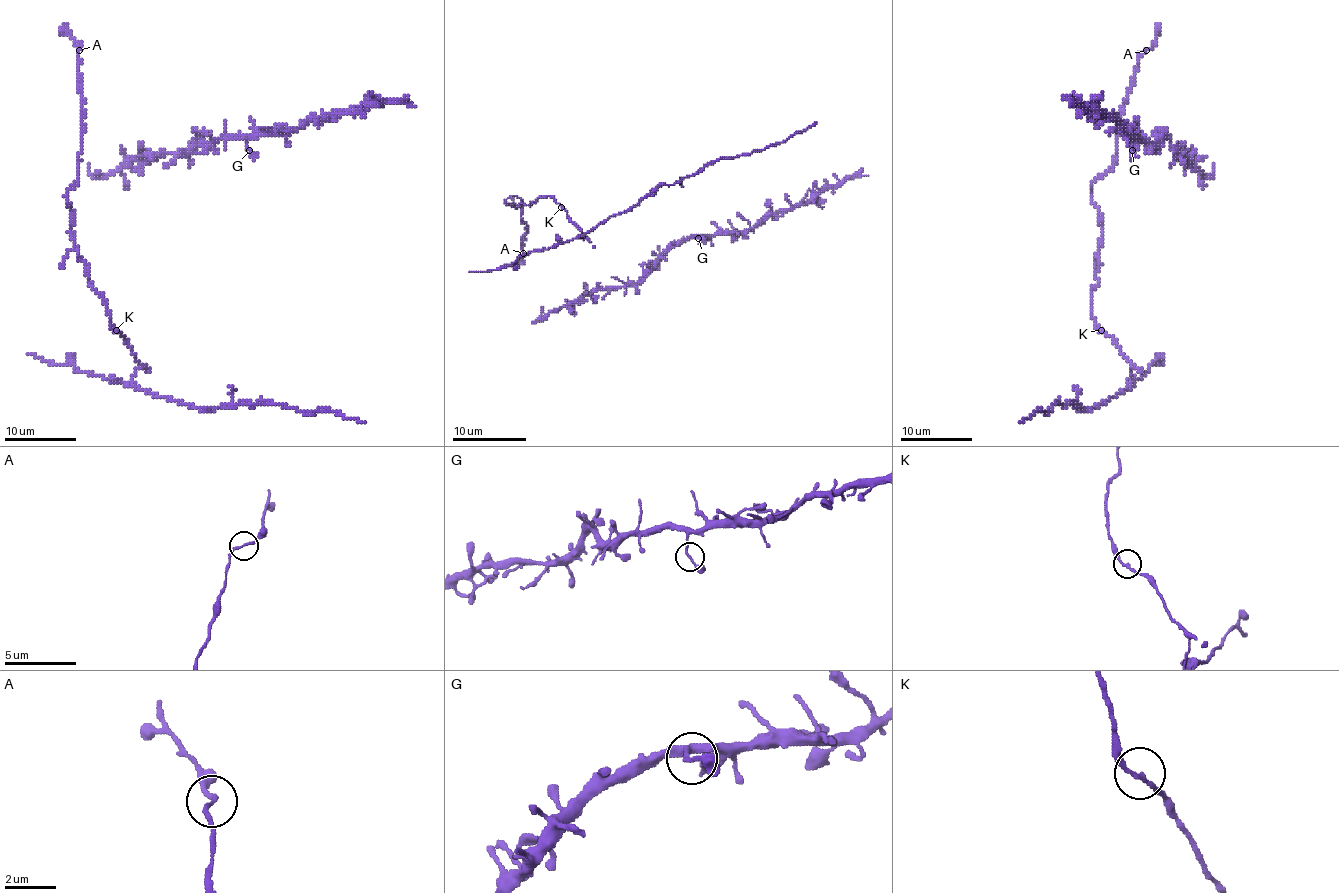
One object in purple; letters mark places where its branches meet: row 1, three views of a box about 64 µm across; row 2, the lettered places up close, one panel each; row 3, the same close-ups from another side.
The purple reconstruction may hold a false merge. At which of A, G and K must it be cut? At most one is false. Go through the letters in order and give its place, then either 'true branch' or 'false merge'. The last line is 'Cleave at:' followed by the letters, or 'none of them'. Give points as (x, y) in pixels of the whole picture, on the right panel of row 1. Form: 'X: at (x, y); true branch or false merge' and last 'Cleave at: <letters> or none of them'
A: at (1146, 50); true branch
G: at (1132, 150); true branch
K: at (1101, 330); true branch
Cleave at: none of them

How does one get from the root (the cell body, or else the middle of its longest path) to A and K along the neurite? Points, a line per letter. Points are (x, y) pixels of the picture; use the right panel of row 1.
A: (1094, 204), (1090, 186), (1114, 165), (1121, 107), (1128, 95), (1137, 59), (1146, 50)
K: (1094, 204), (1101, 215), (1101, 245), (1098, 251), (1098, 285), (1092, 290), (1090, 308), (1094, 324), (1101, 330)

